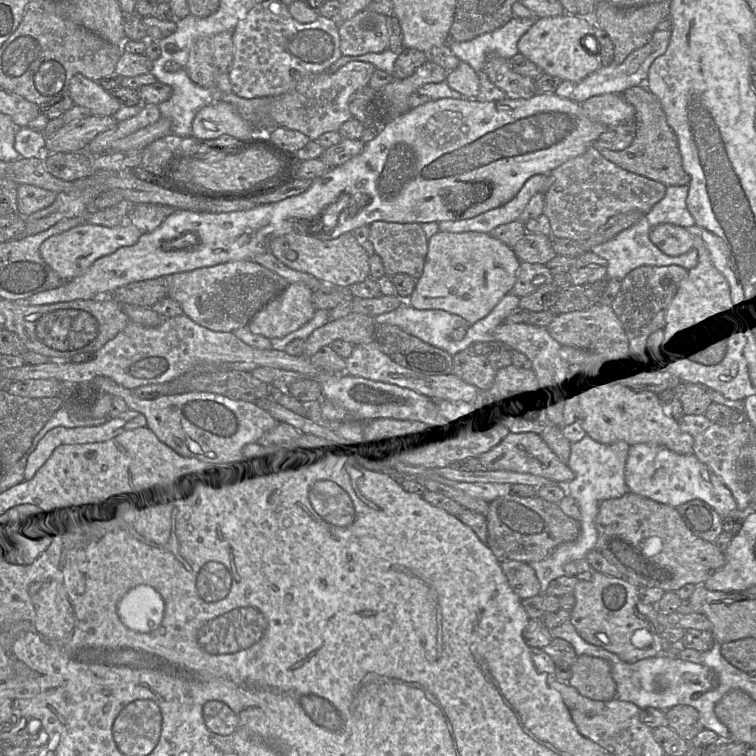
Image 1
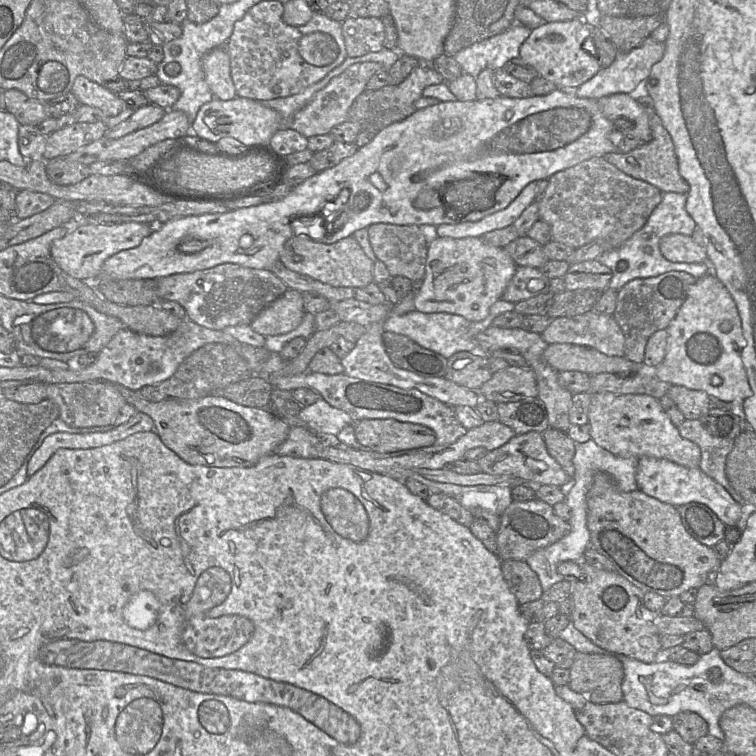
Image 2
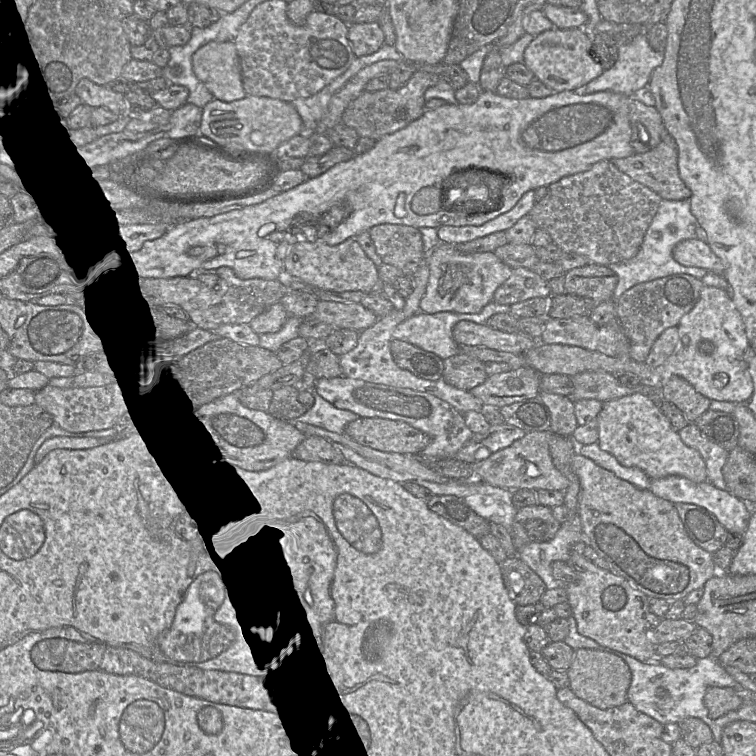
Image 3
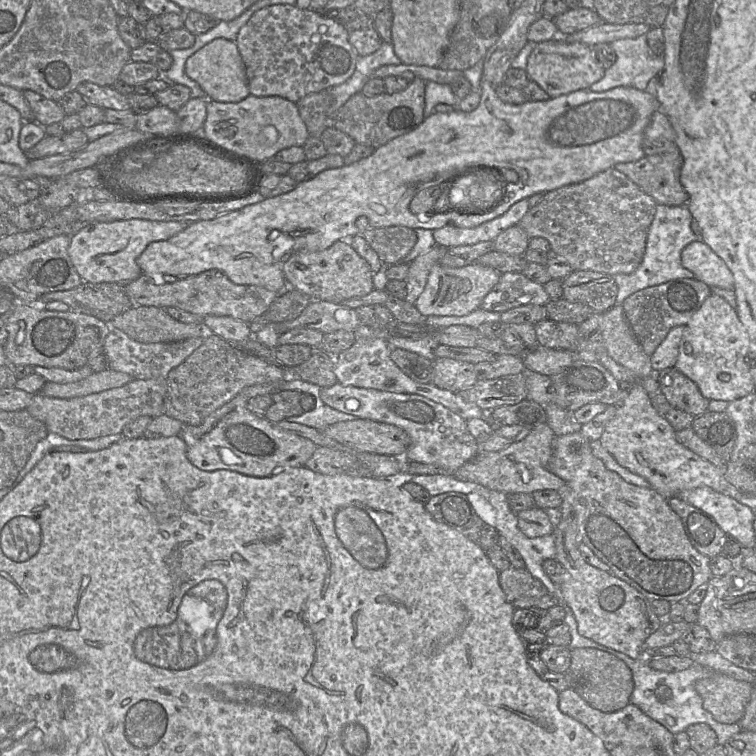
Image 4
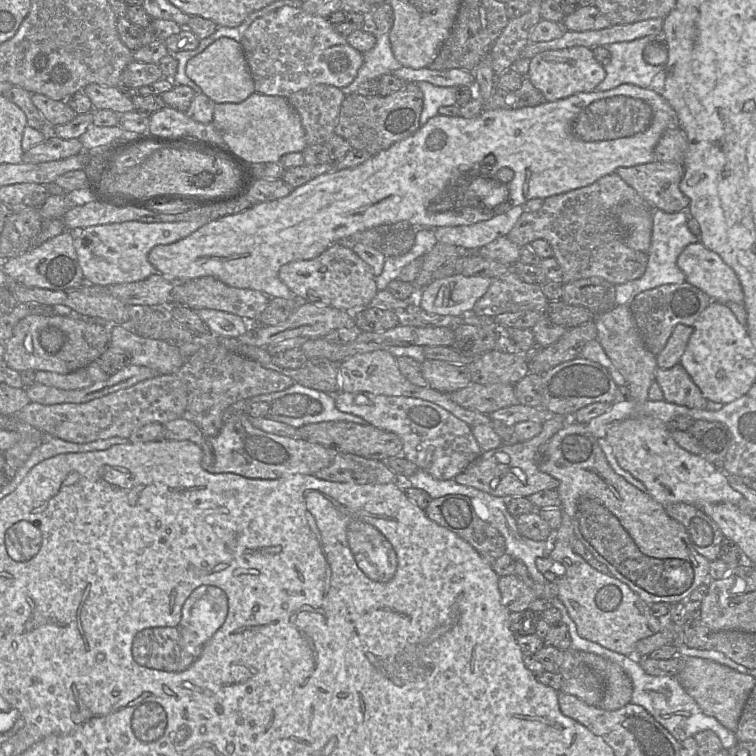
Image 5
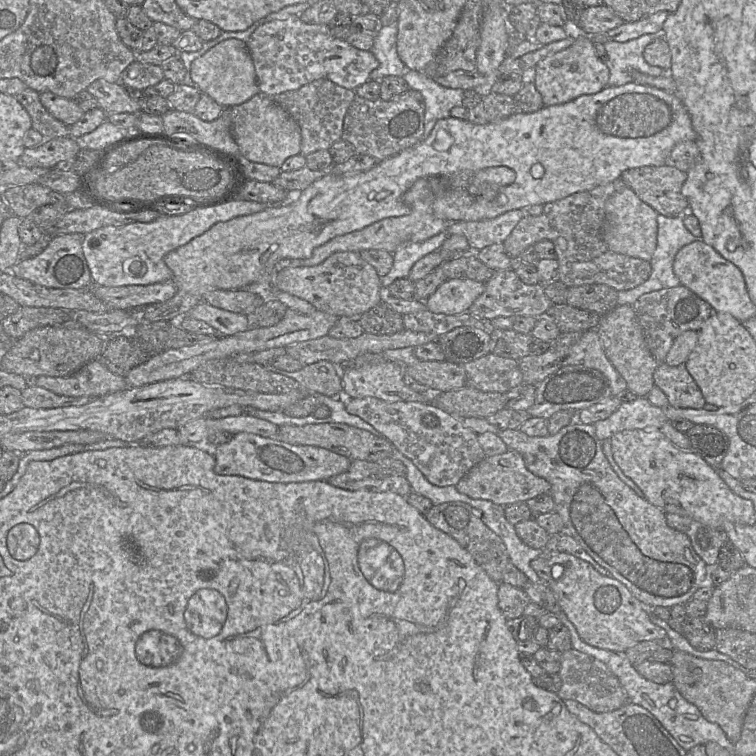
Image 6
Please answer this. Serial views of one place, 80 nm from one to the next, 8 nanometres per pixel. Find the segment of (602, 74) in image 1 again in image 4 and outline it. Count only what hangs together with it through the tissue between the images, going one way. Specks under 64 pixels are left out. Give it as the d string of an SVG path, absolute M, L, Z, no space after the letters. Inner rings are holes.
M644 34L615 40L610 46L616 53L616 61L605 70L602 79L588 88L591 92L605 92L616 87L645 91L649 81L664 67L664 57L652 53Z

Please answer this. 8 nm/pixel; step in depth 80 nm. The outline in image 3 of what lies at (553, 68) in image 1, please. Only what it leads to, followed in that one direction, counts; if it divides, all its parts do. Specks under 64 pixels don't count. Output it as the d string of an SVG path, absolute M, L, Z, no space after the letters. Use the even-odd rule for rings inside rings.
M552 28L537 36L527 46L523 62L533 72L536 79L554 92L581 90L583 86L602 74L600 58L593 51L591 29Z

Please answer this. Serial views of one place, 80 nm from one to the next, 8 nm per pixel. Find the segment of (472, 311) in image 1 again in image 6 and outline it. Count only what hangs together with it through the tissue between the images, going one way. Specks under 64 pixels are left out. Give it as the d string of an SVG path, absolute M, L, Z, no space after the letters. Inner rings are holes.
M448 279L425 301L433 313L455 315L468 312L473 302L483 293L485 283L472 279Z

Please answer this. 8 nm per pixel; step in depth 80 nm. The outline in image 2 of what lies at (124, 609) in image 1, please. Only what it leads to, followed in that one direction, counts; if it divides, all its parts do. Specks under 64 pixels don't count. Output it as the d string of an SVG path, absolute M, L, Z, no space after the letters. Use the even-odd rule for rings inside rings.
M148 590L133 595L123 609L123 618L132 628L145 630L157 619L158 600Z

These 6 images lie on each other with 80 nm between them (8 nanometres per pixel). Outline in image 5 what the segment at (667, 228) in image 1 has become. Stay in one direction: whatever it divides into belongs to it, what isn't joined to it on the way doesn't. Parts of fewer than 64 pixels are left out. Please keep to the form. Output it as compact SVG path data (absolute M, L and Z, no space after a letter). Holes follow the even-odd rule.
M700 241L689 244L677 258L686 281L707 293L712 300L744 303L744 293L735 271Z

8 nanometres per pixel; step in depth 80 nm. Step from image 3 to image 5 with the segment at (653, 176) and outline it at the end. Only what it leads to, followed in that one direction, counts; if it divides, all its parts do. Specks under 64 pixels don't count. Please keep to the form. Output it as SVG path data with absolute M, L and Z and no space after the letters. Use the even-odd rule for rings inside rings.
M656 160L619 167L615 172L645 200L649 208L666 213L687 211L690 199L679 188L684 175L683 164Z

